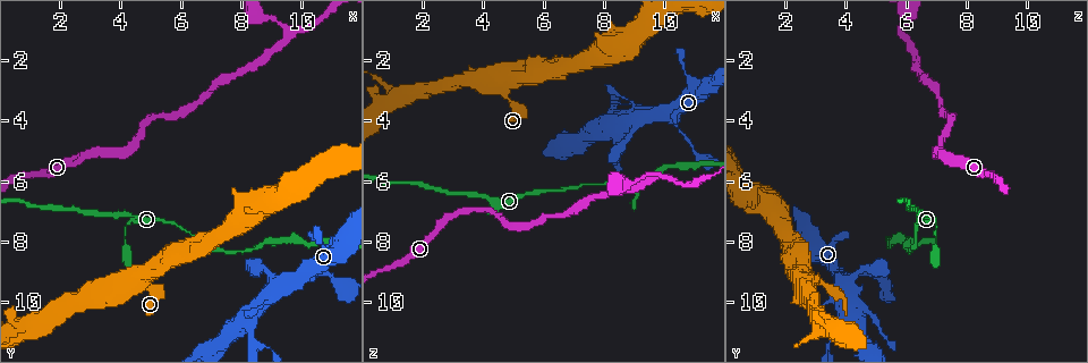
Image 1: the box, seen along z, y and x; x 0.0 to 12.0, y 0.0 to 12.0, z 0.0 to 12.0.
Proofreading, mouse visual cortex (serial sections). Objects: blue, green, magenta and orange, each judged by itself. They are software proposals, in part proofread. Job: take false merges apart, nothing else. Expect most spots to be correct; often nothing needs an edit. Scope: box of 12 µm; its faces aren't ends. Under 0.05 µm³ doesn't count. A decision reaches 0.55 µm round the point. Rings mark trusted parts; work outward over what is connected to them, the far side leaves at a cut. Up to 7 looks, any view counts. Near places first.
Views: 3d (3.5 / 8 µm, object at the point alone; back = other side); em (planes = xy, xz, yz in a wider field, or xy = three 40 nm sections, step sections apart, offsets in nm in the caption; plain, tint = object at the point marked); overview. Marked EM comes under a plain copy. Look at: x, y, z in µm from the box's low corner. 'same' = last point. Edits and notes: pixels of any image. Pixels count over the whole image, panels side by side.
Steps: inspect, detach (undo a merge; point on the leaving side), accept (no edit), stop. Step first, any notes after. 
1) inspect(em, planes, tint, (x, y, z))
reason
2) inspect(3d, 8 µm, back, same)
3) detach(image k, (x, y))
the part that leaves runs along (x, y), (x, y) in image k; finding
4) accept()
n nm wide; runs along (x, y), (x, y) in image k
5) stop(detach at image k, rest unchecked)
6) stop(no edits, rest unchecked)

inspect(3d, 3.5 µm, (4.2, 8.0, 7.0))
abrupt turn

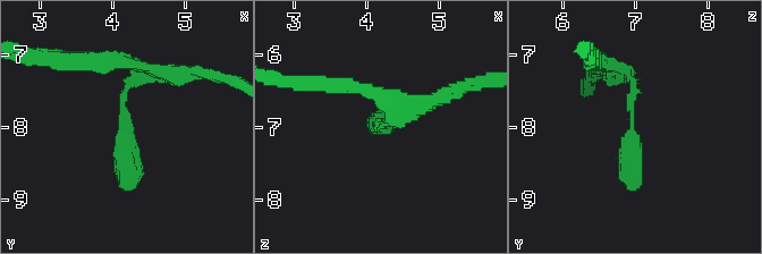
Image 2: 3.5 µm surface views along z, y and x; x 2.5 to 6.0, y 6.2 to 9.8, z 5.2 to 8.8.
inspect(em, xy, step 5, tint, (4.20, 8.00, 6.95))
shape alone is not enough

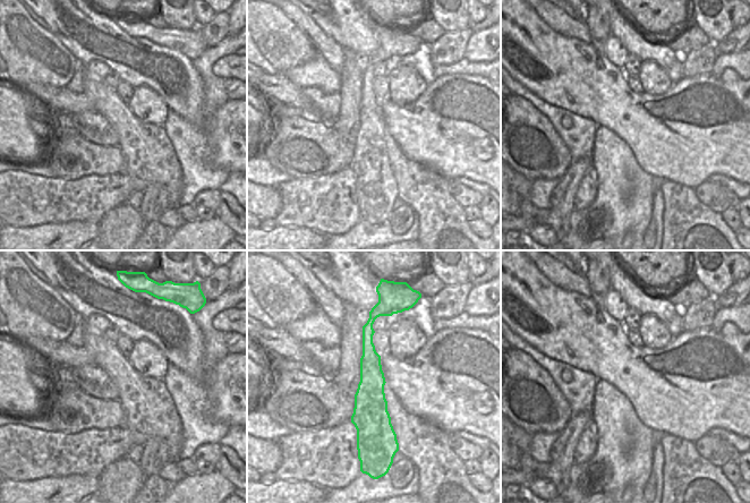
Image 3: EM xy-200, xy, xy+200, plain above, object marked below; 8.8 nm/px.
accept()
runs along (154, 74), (123, 94), (130, 188) in image 2; one cell here

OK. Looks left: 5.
inspect(3d, 3.5 µm, (9.6, 1.2, 5.8))
three-way junction

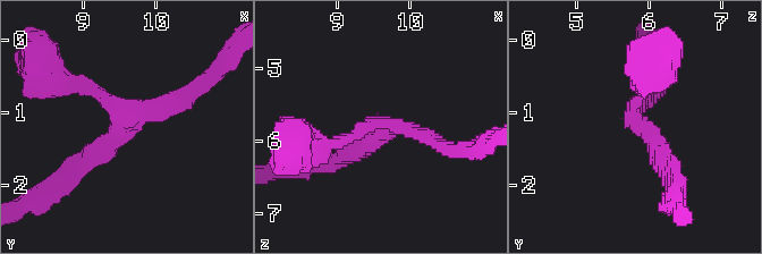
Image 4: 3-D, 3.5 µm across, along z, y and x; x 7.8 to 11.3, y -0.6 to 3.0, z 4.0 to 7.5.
inspect(em, planes, tint, (9.60, 1.15, 5.80))
need the tissue

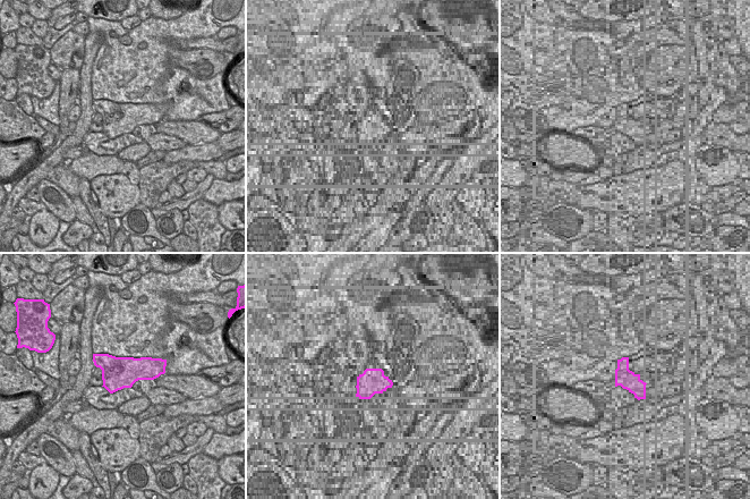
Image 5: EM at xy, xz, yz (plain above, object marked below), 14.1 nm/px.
accept()
440 nm wide; runs along (671, 167), (633, 115), (653, 83) in image 4; one cell here

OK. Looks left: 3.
inspect(3d, 8 µm, (8.3, 10.7, 3.8))
looks like a crossing

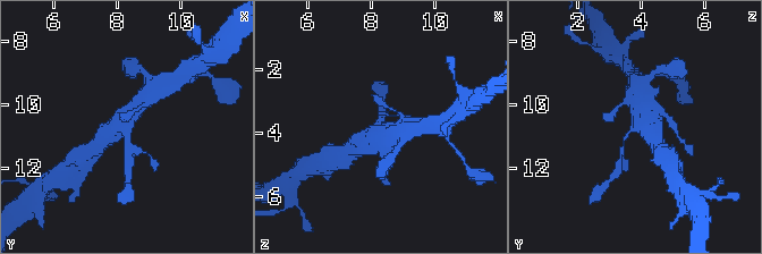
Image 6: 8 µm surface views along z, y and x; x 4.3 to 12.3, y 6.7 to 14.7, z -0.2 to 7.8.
inspect(3d, 3.5 µm, (8.3, 10.6, 3.9))
closer look

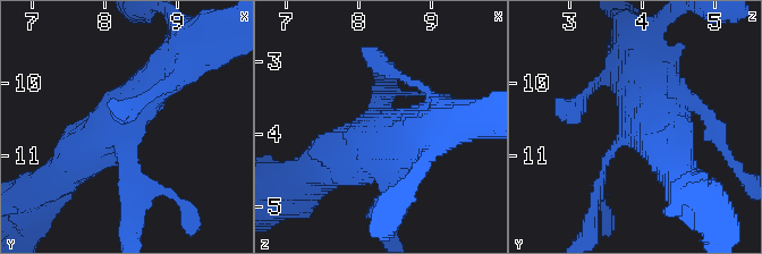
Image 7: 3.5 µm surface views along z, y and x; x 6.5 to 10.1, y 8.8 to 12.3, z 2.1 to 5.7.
inspect(em, planes, tint, (8.30, 10.60, 3.90))
4 arms; arms of 150, 200, 500, 600 nm; now the EM

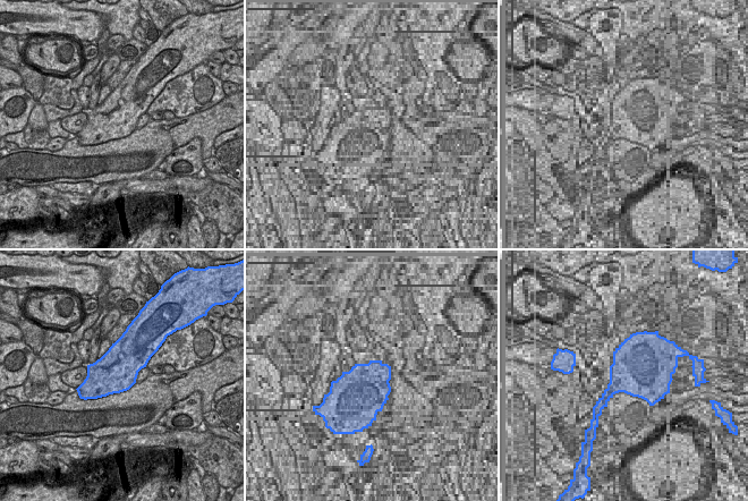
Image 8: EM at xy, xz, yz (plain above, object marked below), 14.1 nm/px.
accept()
all the same cell

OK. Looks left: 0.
stop(no edits, rest unchecked)

